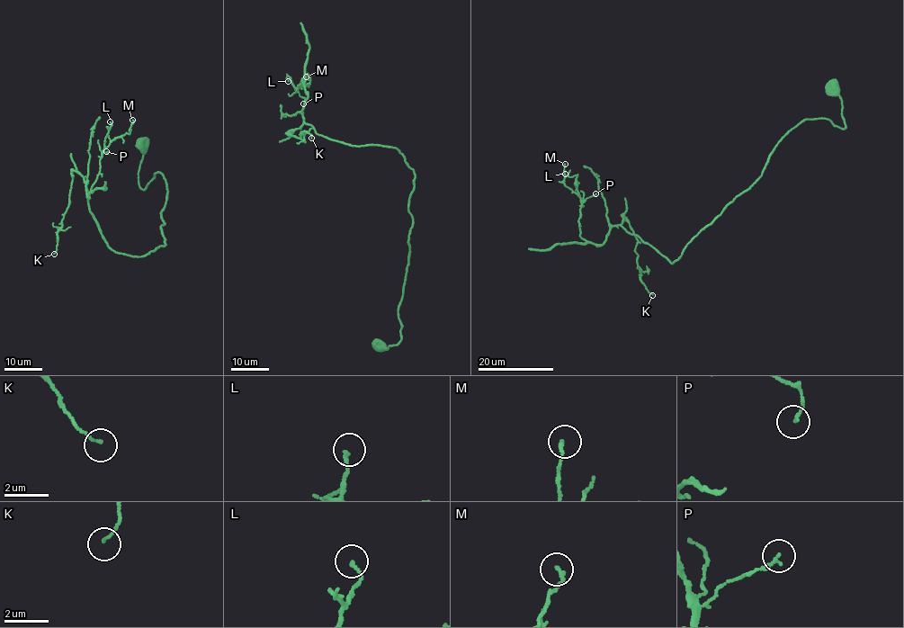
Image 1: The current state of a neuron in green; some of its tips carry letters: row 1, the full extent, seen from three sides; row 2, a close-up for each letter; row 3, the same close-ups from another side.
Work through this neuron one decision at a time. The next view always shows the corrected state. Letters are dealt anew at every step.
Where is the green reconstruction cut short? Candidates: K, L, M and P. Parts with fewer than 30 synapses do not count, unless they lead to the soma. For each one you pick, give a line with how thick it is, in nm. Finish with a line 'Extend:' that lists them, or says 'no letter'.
Extend: no letter

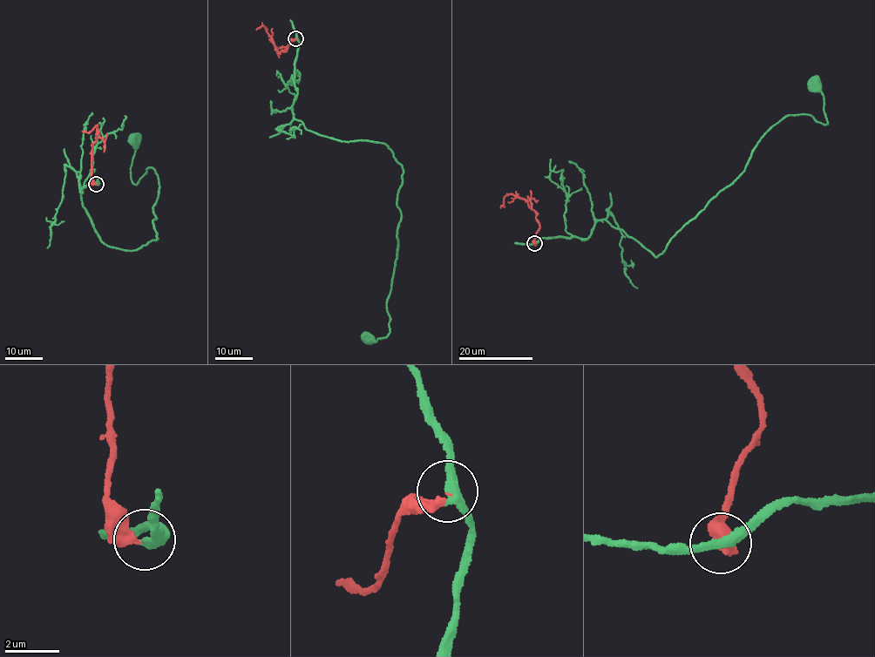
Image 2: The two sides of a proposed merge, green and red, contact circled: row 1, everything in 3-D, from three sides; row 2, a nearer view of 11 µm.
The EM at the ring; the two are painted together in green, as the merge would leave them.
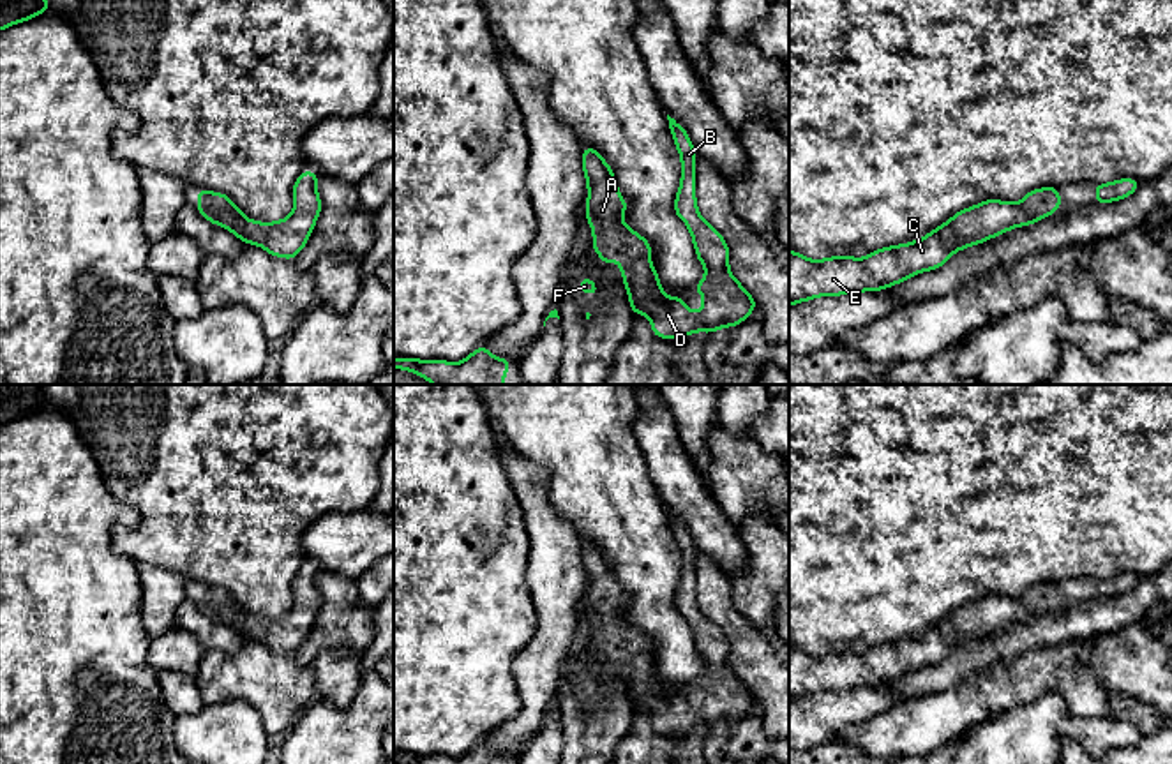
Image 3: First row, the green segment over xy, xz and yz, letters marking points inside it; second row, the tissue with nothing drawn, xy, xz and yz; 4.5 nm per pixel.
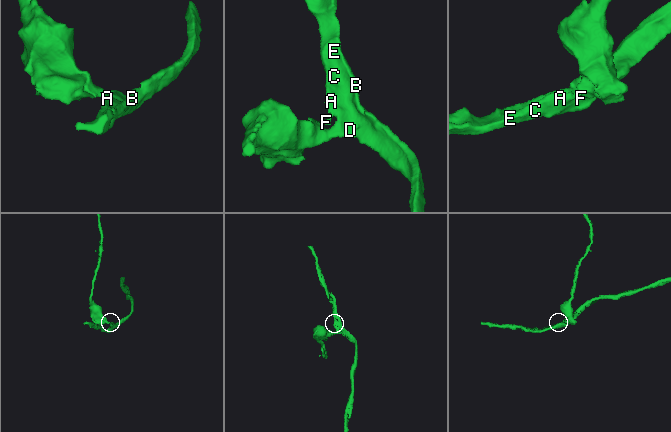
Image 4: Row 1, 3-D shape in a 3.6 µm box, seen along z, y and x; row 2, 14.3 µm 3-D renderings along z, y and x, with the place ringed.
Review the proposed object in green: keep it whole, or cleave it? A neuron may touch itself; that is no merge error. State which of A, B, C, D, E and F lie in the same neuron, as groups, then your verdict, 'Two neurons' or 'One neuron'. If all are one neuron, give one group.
Groups: A B C D E F. One neuron

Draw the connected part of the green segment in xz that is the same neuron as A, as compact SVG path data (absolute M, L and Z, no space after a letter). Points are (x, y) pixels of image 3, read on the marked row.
M667 115L669 129L674 138L676 148L681 157L681 185L674 201L674 213L683 219L694 240L697 259L706 268L706 277L694 284L692 289L699 291L704 298L704 305L699 312L690 312L683 296L667 298L662 293L662 286L655 266L648 261L651 258L651 245L639 233L632 231L621 221L627 212L627 199L620 196L618 184L612 169L602 159L602 155L591 146L582 146L582 169L588 184L586 221L593 228L593 251L600 256L604 265L612 259L620 261L623 273L623 284L630 298L634 318L644 312L651 321L651 330L658 339L685 337L694 332L713 333L718 328L736 326L752 314L757 302L750 293L731 275L729 272L729 247L722 235L710 226L697 210L695 205L695 152L692 141L683 125Z

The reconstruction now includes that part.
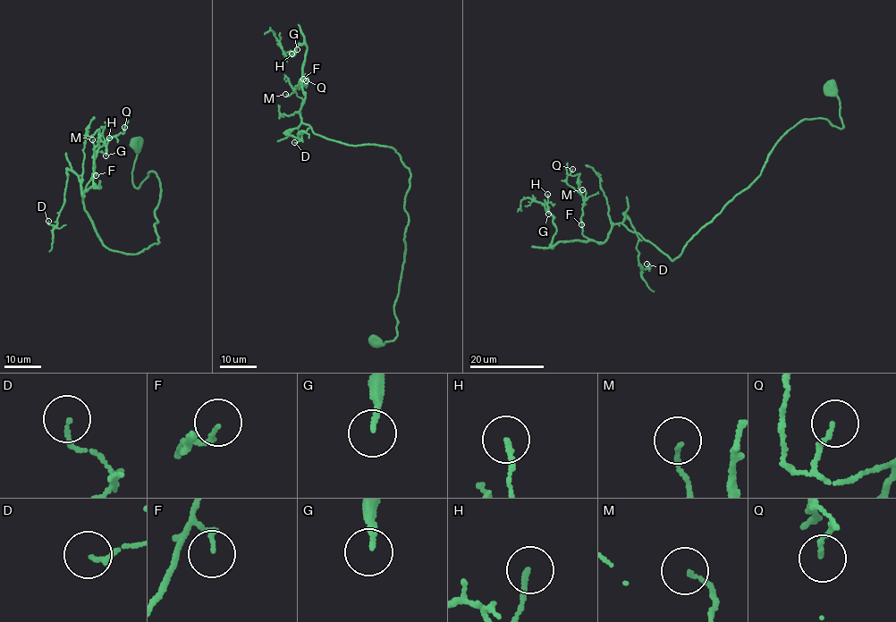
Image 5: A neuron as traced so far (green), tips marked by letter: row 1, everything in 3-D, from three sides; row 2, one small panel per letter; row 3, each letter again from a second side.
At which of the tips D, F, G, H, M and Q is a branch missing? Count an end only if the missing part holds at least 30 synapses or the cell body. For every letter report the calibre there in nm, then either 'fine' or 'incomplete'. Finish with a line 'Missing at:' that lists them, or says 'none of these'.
D: calibre 120 nm; fine
F: calibre 130 nm; fine
G: calibre 180 nm; fine
H: calibre 150 nm; fine
M: calibre 110 nm; fine
Q: calibre 130 nm; fine
Missing at: none of these

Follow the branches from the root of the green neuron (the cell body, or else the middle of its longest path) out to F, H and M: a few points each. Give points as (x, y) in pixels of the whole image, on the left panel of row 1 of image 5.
F: (139, 254), (109, 249), (93, 226), (80, 183), (83, 197), (91, 175), (96, 175)
H: (139, 254), (106, 247), (83, 202), (80, 183), (83, 197), (100, 187), (93, 182), (94, 151), (109, 138)
M: (139, 254), (109, 249), (88, 216), (80, 183), (82, 181), (83, 197), (94, 172), (97, 150), (92, 139)

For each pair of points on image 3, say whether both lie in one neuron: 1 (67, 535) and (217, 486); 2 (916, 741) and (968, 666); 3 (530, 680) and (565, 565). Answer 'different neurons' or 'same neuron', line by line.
1: different neurons
2: different neurons
3: same neuron

